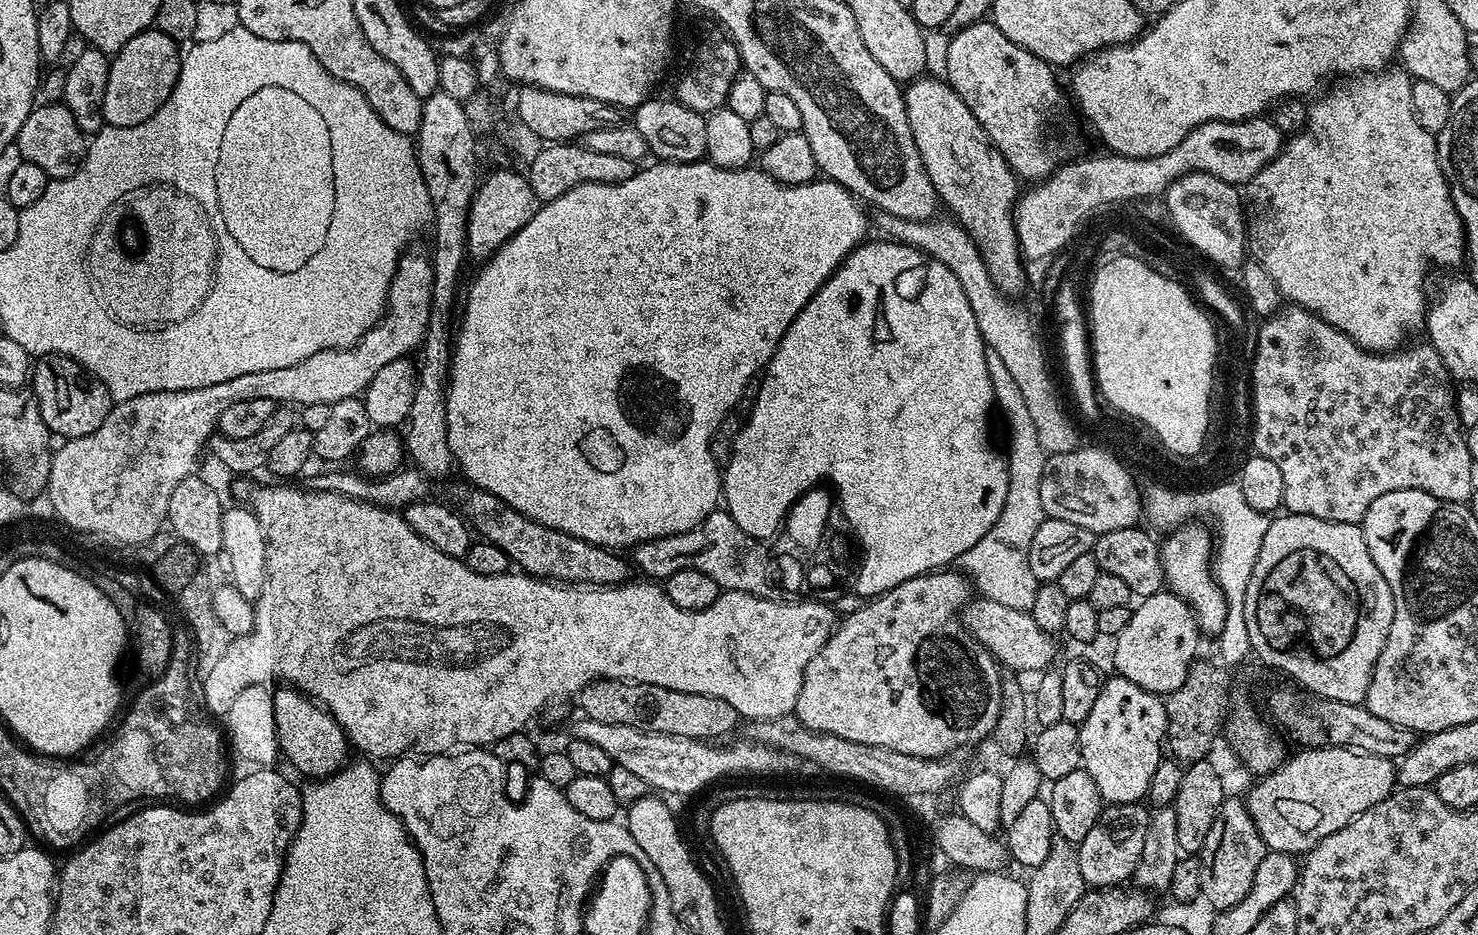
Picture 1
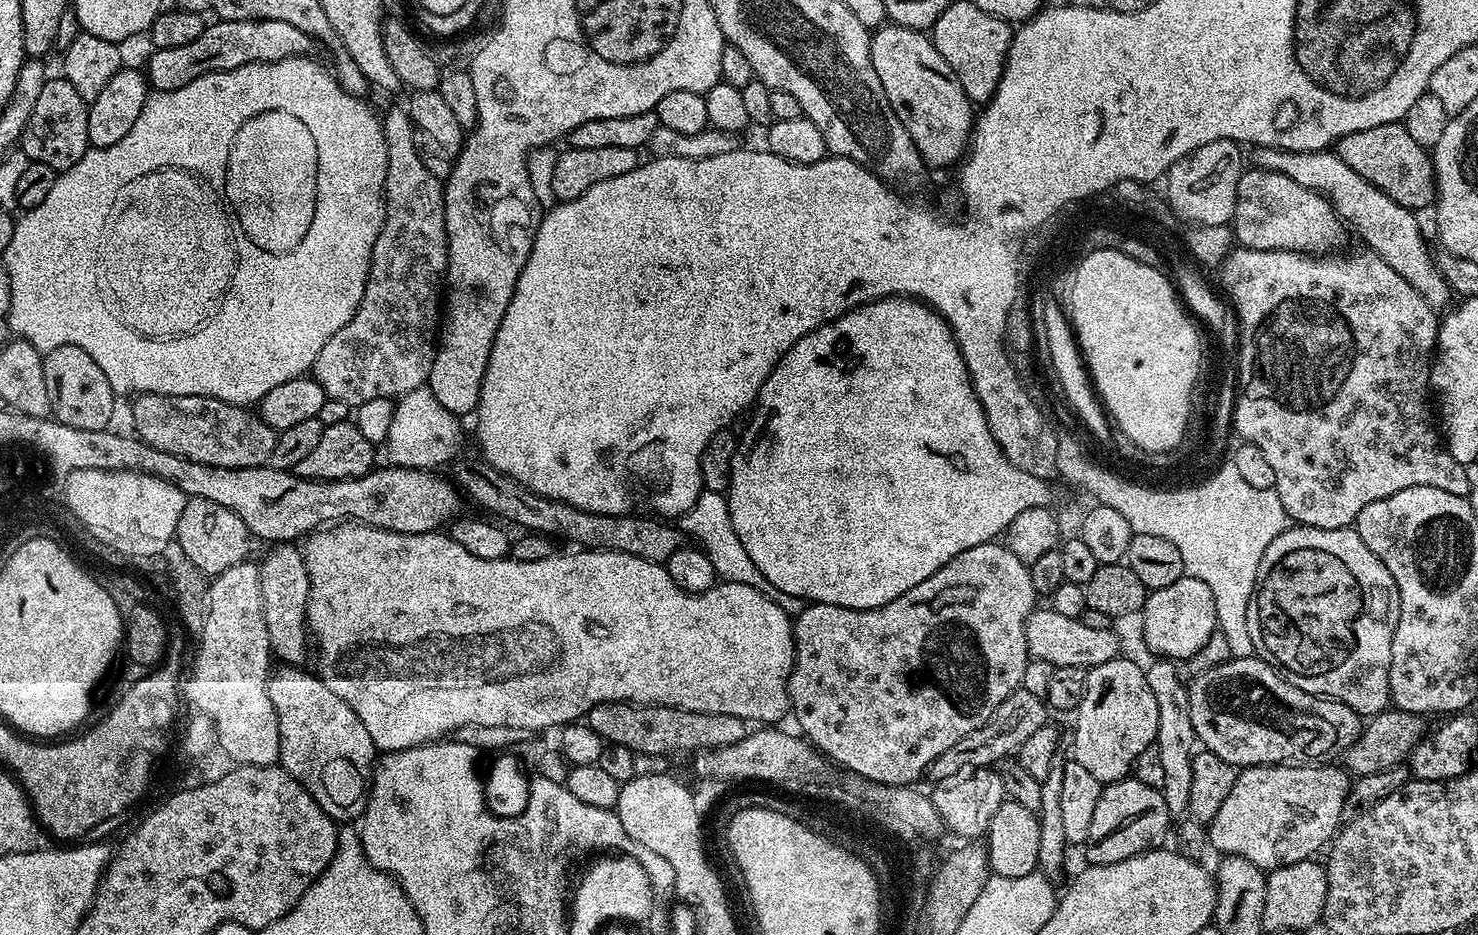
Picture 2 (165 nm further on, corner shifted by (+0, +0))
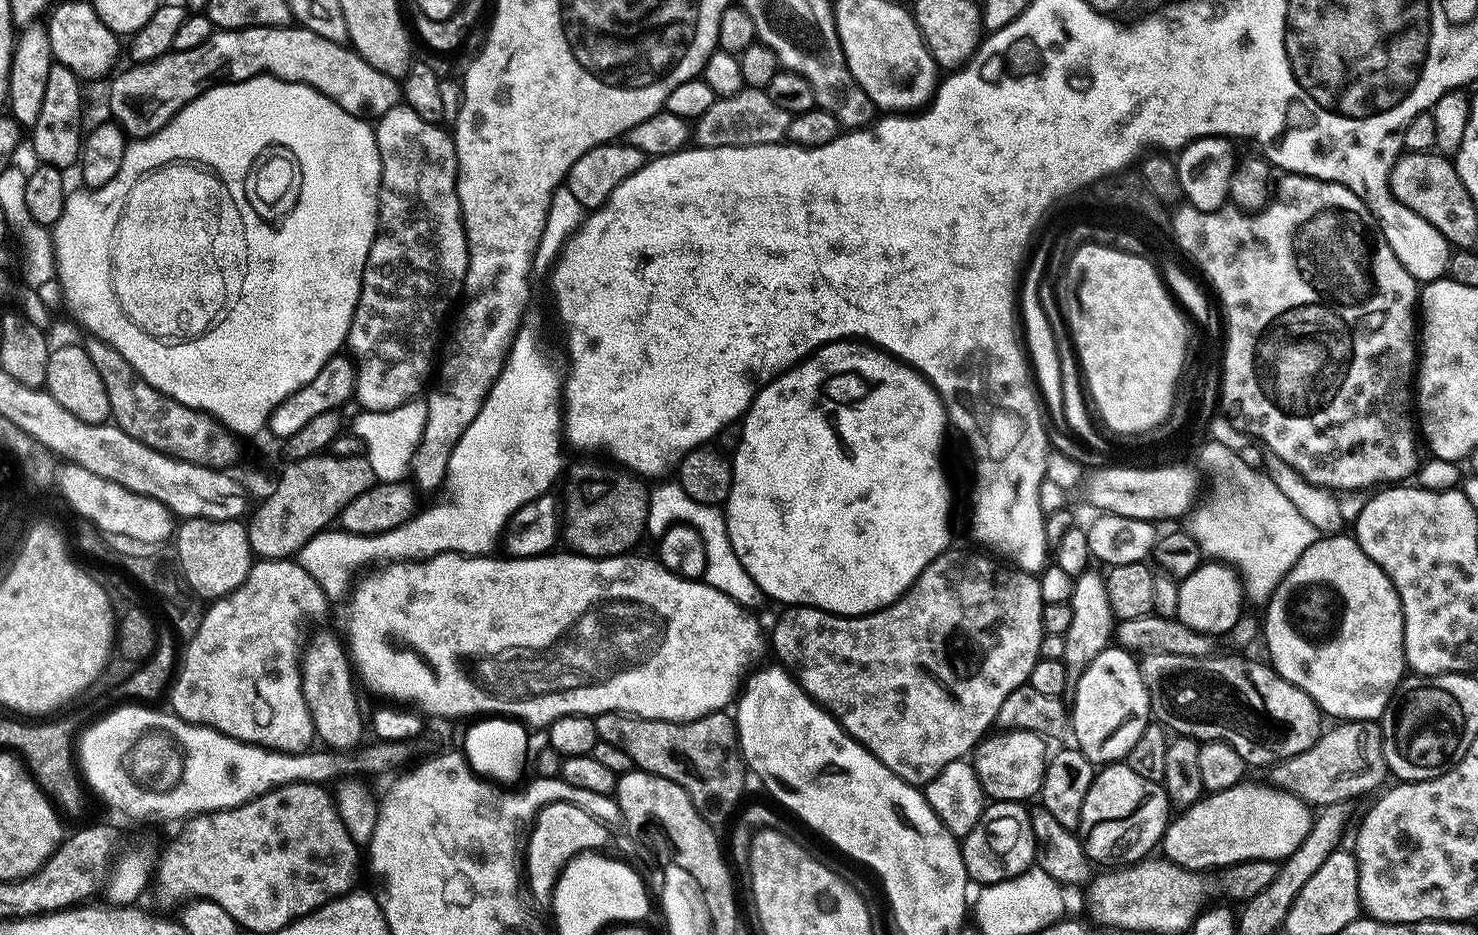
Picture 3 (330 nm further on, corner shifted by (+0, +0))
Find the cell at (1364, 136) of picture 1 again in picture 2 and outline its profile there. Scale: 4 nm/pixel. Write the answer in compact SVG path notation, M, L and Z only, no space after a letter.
M1246 170L1241 174L1230 227L1241 248L1305 254L1331 253L1328 251L1339 246L1340 235L1346 231L1329 197L1298 186L1286 174L1263 170Z

